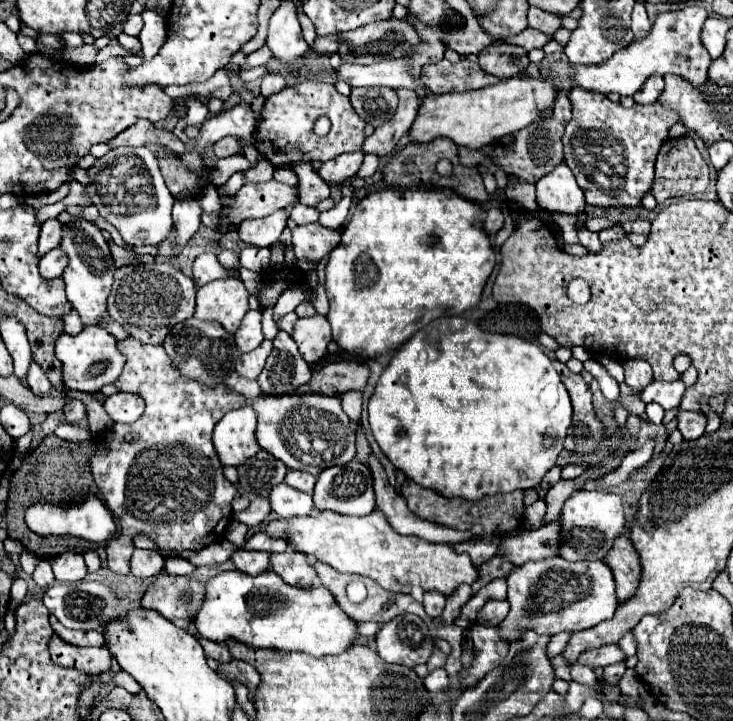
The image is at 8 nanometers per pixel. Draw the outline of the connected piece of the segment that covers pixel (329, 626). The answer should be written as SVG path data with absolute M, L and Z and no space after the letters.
M236 569L210 577L206 589L206 599L194 625L202 637L216 643L236 639L250 647L304 651L322 657L342 653L360 637L356 621L340 609L326 587L294 587L274 571L246 575Z

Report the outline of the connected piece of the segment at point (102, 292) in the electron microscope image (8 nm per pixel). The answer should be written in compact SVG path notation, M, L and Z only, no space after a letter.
M82 219L72 225L64 225L64 239L62 247L68 253L68 269L64 271L66 281L66 297L72 305L72 309L80 315L80 321L84 327L102 325L102 321L108 317L106 313L106 299L110 295L110 287L114 283L114 261L110 257L110 249L106 239L102 237L100 229L94 227L90 221Z

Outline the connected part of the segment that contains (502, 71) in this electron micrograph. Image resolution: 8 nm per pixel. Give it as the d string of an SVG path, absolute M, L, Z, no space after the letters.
M494 41L486 49L482 49L478 55L478 65L486 73L490 73L498 79L510 79L510 77L522 75L526 71L528 63L530 61L528 61L526 49L504 43L504 41Z

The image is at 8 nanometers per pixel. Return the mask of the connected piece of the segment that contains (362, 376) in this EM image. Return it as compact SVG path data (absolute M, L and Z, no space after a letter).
M334 361L312 373L310 383L302 385L294 393L322 391L324 395L340 395L346 391L364 391L370 369L360 361Z

